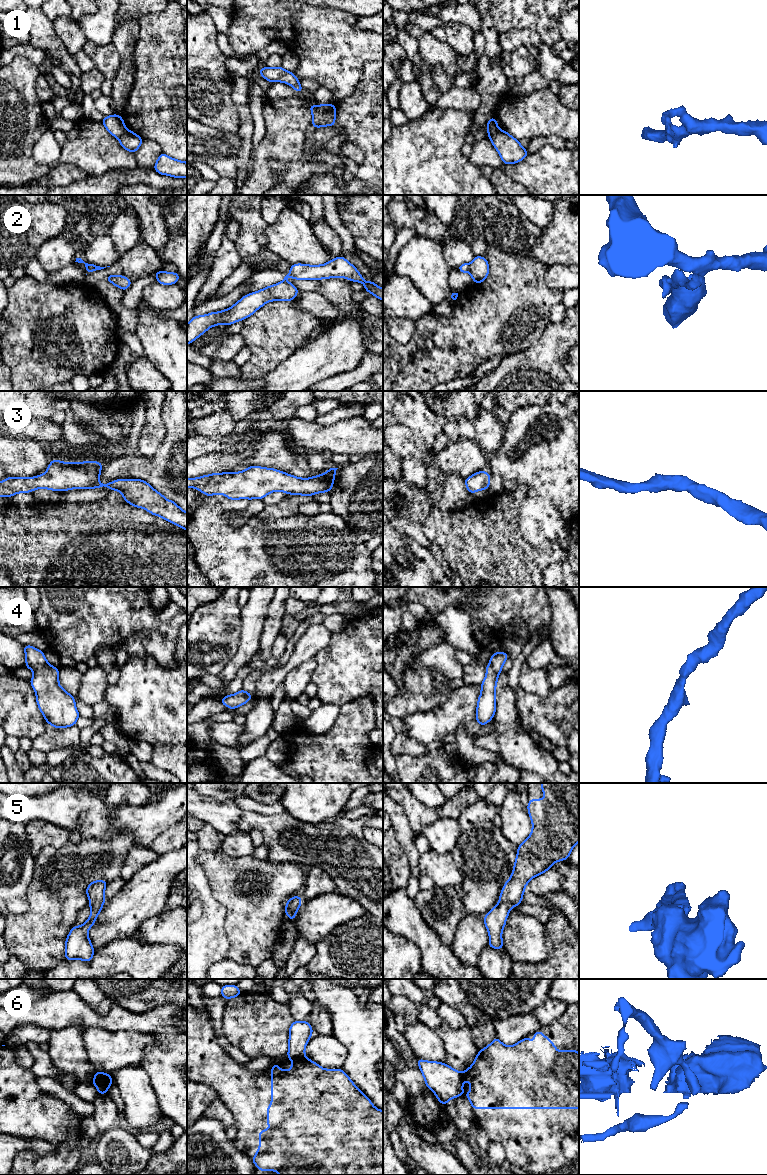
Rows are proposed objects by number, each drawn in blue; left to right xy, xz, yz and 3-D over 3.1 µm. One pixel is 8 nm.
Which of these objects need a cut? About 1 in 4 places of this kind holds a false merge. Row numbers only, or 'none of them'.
1, 2, 6

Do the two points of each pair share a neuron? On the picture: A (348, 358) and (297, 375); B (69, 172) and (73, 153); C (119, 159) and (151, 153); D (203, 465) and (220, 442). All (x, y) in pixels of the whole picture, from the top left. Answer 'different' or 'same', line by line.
A: same
B: different
C: different
D: different

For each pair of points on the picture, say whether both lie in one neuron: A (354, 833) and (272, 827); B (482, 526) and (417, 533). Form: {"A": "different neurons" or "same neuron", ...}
{"A": "same neuron", "B": "different neurons"}

